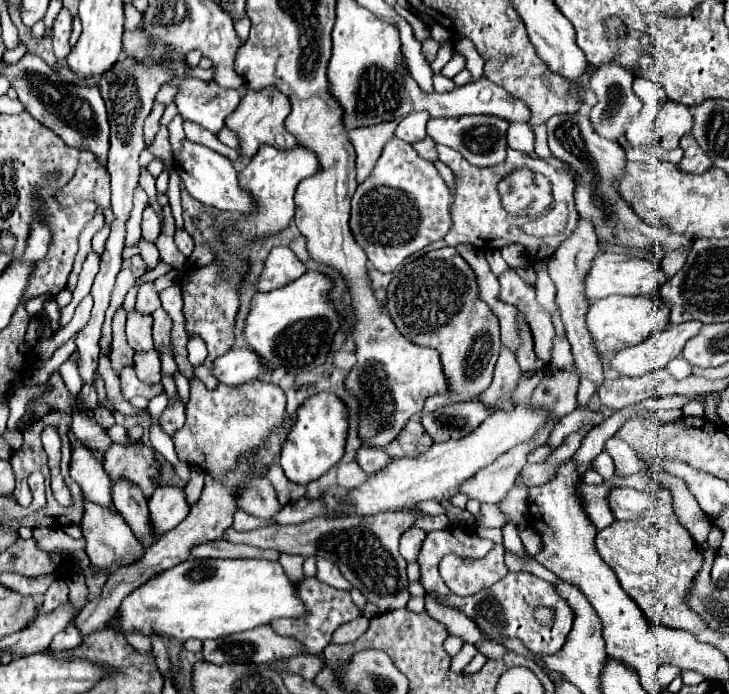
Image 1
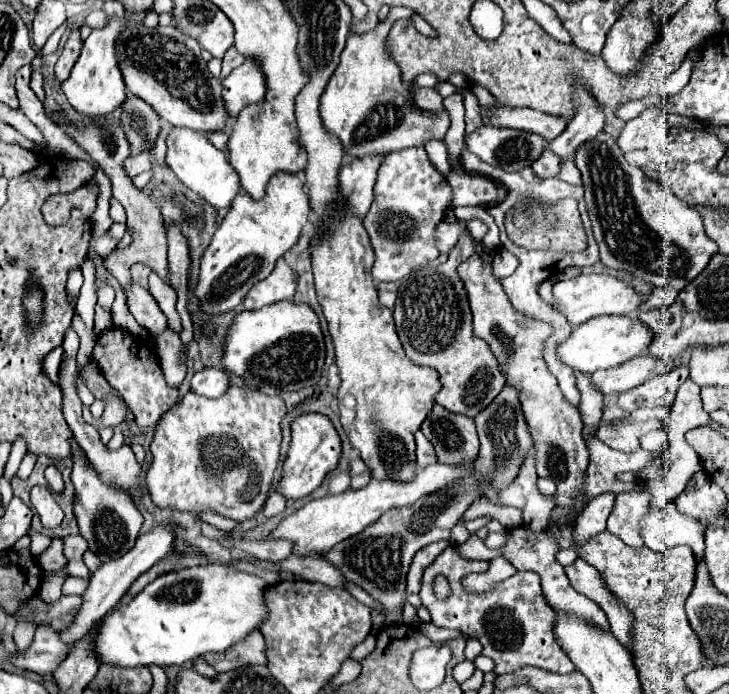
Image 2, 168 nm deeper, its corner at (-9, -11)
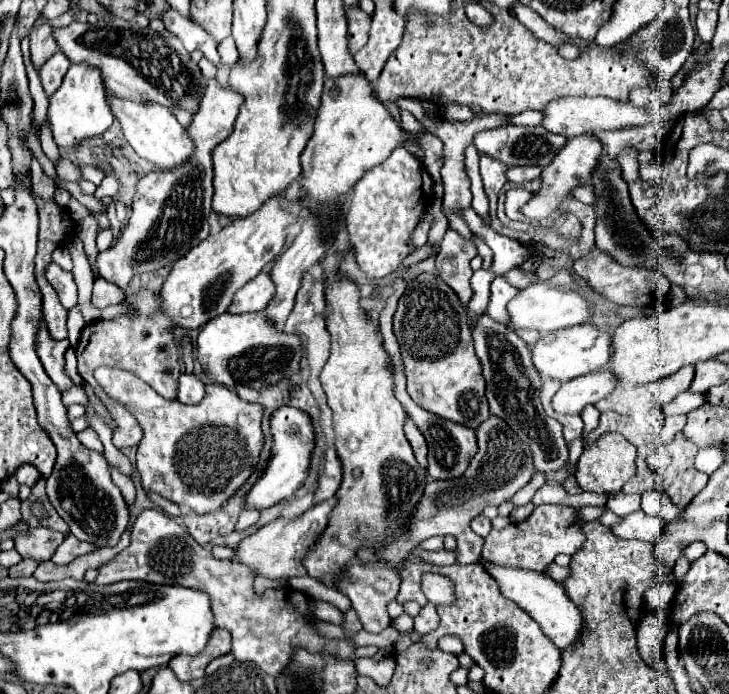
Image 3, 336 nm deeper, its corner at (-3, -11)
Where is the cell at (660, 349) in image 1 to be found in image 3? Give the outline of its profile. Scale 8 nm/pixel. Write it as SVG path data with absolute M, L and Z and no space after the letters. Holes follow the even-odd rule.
M599 370L593 374L567 380L553 396L553 408L561 414L581 414L587 404L597 404L609 396L619 384L619 378L611 370Z

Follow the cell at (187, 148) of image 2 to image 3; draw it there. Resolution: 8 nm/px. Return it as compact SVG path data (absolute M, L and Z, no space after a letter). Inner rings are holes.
M109 94L109 102L111 102L115 118L123 126L123 134L125 134L127 142L133 146L133 150L141 158L145 158L145 160L153 162L157 168L165 168L165 170L183 166L185 162L193 160L195 144L189 138L187 130L177 122L173 112L169 112L169 108L161 108L157 104L133 104L133 102L121 100L113 94Z

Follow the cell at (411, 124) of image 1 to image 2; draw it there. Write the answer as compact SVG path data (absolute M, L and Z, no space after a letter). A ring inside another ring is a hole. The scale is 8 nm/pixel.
M427 142L425 144L425 150L427 150L427 154L429 154L429 160L435 164L435 168L443 174L443 176L447 176L449 174L449 162L447 162L447 148L445 148L445 144L443 142Z

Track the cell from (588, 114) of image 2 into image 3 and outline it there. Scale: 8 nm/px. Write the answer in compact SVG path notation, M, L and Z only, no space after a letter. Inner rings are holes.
M585 132L581 136L569 138L569 142L553 156L553 162L547 168L543 168L541 190L523 206L523 214L527 218L537 218L537 220L547 218L557 208L557 204L567 194L571 194L571 190L575 186L581 186L581 184L589 182L589 176L591 176L591 172L593 172L593 168L595 168L595 164L599 160L599 156L601 156L601 142L597 140L595 134Z

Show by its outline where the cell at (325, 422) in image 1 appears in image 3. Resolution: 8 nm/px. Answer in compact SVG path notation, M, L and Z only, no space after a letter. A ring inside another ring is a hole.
M281 406L271 416L271 434L273 434L273 448L271 448L271 460L267 464L265 474L255 482L247 496L247 508L265 510L271 508L295 494L303 486L309 474L311 454L315 450L315 428L311 418L291 406Z

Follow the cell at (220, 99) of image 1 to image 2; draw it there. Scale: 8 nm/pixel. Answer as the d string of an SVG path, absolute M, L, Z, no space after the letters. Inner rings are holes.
M127 24L115 42L119 70L123 74L129 94L147 102L161 120L173 126L189 126L199 132L223 130L229 116L221 98L221 82L211 76L207 62L201 58L197 40L177 32L173 24L145 28L141 24Z

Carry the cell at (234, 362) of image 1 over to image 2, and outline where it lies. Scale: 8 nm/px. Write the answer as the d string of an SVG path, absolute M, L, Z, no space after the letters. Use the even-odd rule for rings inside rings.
M203 368L191 378L191 392L205 398L219 398L229 386L229 372L217 368Z

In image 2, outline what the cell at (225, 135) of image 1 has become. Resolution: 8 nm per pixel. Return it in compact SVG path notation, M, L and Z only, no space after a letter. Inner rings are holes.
M205 132L205 136L211 140L213 146L217 146L219 150L223 150L227 154L227 134L225 132Z

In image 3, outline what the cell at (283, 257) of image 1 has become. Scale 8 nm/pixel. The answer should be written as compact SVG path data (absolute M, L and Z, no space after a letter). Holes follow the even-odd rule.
M261 272L257 278L247 282L235 296L229 306L231 314L245 314L265 310L275 296L275 284L267 272Z

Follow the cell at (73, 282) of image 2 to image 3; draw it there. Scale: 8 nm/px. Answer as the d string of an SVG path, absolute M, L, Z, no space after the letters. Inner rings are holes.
M65 246L57 248L57 252L53 252L53 262L55 262L55 264L59 264L59 266L61 266L63 270L67 270L67 272L71 272L71 268L73 268L71 254L69 254L69 250L67 250Z

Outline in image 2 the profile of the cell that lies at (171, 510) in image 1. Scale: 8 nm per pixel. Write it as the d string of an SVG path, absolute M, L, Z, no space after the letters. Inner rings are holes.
M157 526L155 530L139 536L137 542L135 542L135 546L125 556L121 556L119 560L111 560L111 562L103 564L91 576L91 584L89 584L87 592L83 594L83 606L81 606L79 614L75 616L75 622L67 630L61 632L61 640L65 644L75 644L79 638L83 638L91 630L91 626L93 626L95 620L103 618L111 608L117 606L117 602L123 598L123 594L127 592L127 588L139 578L139 574L147 572L153 564L157 564L159 560L163 560L171 552L173 544L175 544L175 534L169 528L165 528L165 526Z

